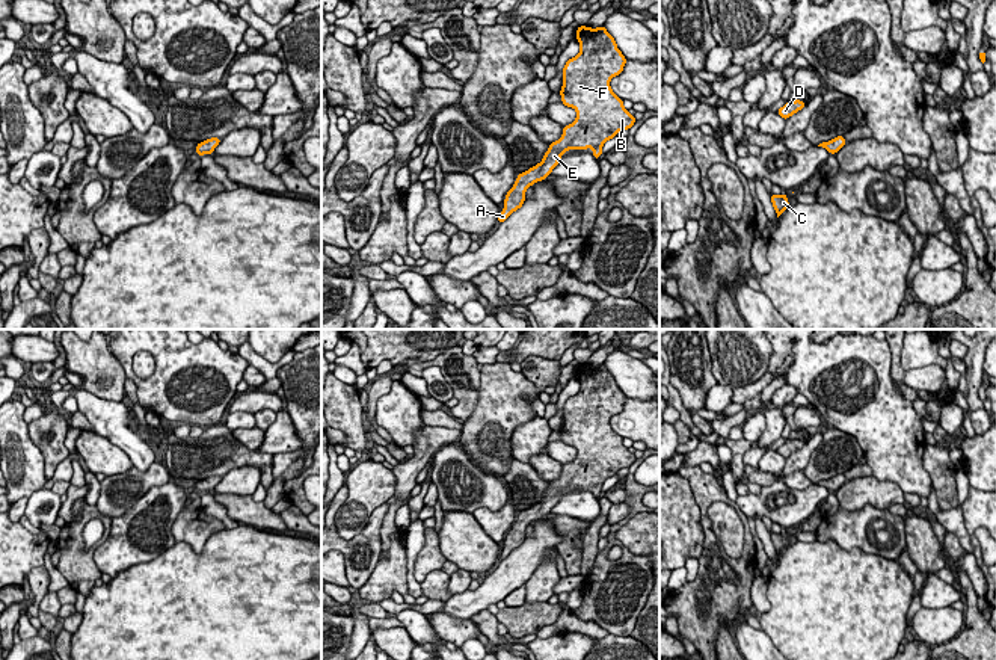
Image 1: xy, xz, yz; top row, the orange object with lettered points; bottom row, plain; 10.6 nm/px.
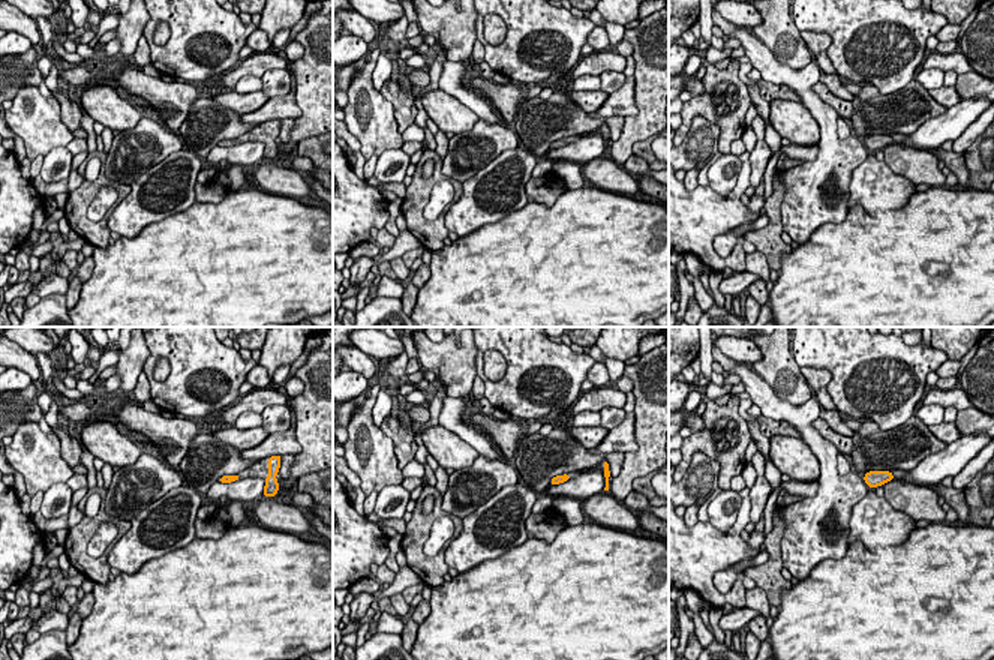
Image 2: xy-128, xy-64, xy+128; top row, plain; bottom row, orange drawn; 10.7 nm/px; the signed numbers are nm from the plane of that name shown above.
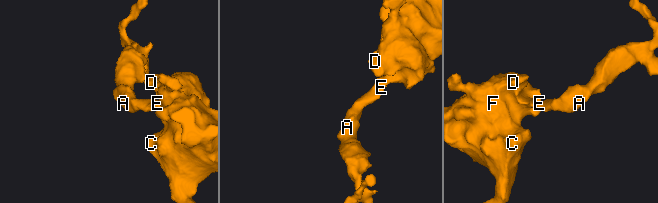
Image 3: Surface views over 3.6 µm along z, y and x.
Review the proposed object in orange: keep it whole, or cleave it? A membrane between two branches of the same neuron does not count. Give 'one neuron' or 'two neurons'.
one neuron

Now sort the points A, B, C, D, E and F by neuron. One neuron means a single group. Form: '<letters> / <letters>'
A B C D E F

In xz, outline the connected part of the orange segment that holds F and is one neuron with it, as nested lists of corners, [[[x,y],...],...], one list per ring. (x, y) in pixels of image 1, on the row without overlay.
[[[579,364],[576,378],[579,391],[566,400],[560,429],[561,441],[575,447],[576,456],[563,465],[558,479],[549,482],[540,501],[516,515],[506,533],[498,562],[522,545],[527,526],[551,514],[566,489],[592,486],[593,495],[599,497],[607,479],[635,462],[634,453],[623,446],[623,438],[610,424],[610,418],[622,412],[626,402],[614,376],[605,364]]]

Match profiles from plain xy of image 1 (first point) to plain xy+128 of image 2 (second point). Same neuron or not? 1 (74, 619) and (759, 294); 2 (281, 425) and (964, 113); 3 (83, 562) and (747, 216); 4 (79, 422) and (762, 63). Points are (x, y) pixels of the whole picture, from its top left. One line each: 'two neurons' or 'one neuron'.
1: one neuron
2: two neurons
3: two neurons
4: two neurons

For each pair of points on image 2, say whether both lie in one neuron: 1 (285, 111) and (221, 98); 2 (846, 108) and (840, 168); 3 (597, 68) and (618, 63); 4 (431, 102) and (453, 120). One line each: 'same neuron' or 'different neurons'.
1: same neuron
2: different neurons
3: same neuron
4: same neuron

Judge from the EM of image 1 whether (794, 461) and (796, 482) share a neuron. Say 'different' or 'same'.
same

